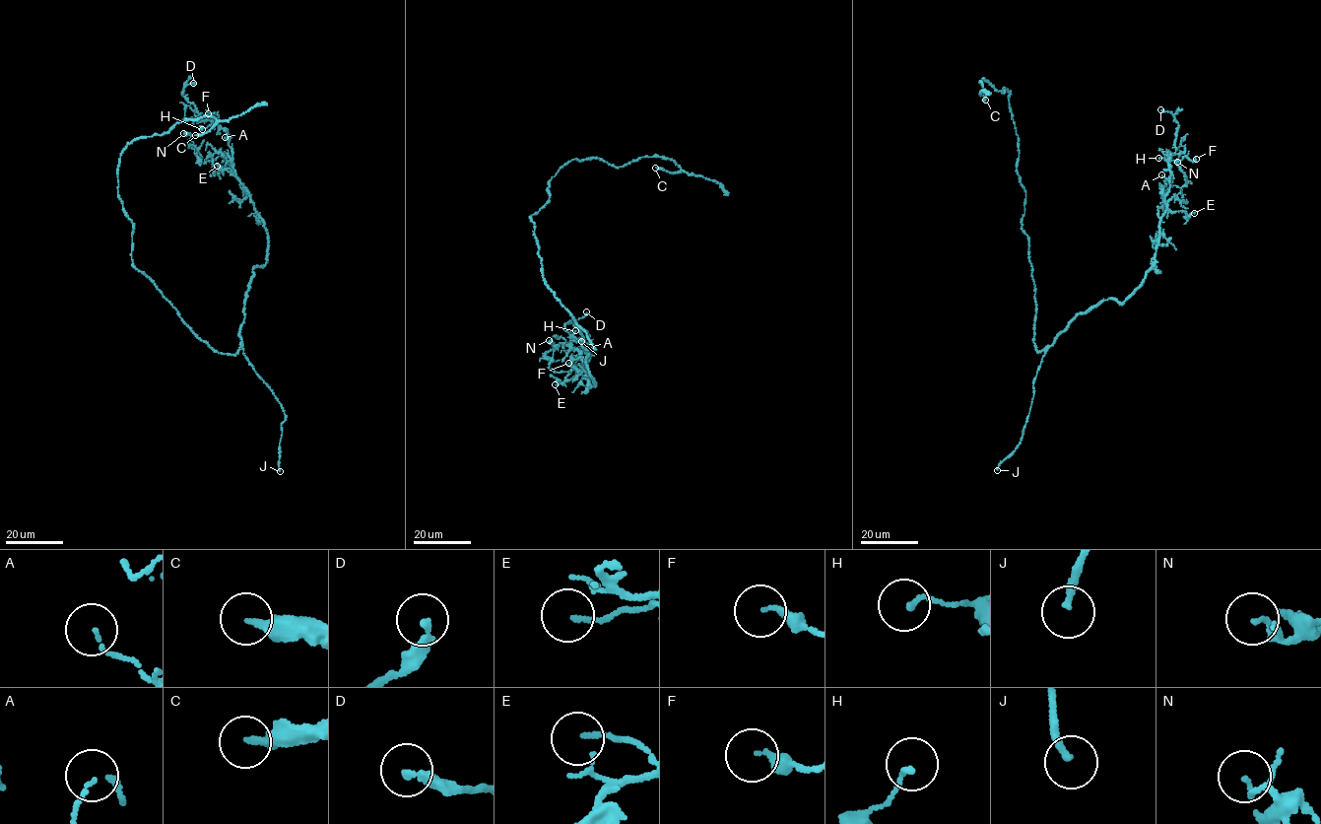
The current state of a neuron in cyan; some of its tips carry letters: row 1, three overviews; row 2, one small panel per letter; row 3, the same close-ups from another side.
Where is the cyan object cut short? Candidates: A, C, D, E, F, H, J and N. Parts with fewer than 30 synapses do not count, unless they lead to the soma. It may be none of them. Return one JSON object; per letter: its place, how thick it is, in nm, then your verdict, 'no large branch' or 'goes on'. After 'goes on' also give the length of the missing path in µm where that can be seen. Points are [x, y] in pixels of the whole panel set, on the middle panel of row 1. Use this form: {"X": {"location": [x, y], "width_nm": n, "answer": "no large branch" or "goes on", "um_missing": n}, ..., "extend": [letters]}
{"A": {"location": [590, 347], "width_nm": 80, "answer": "no large branch"}, "C": {"location": [655, 168], "width_nm": 200, "answer": "goes on", "um_missing": 35}, "D": {"location": [586, 311], "width_nm": 240, "answer": "no large branch"}, "E": {"location": [555, 384], "width_nm": 100, "answer": "no large branch"}, "F": {"location": [568, 363], "width_nm": 180, "answer": "no large branch"}, "H": {"location": [575, 330], "width_nm": 140, "answer": "no large branch"}, "J": {"location": [581, 341], "width_nm": 200, "answer": "goes on", "um_missing": 2}, "N": {"location": [549, 340], "width_nm": 100, "answer": "no large branch"}, "extend": ["C", "J"]}

